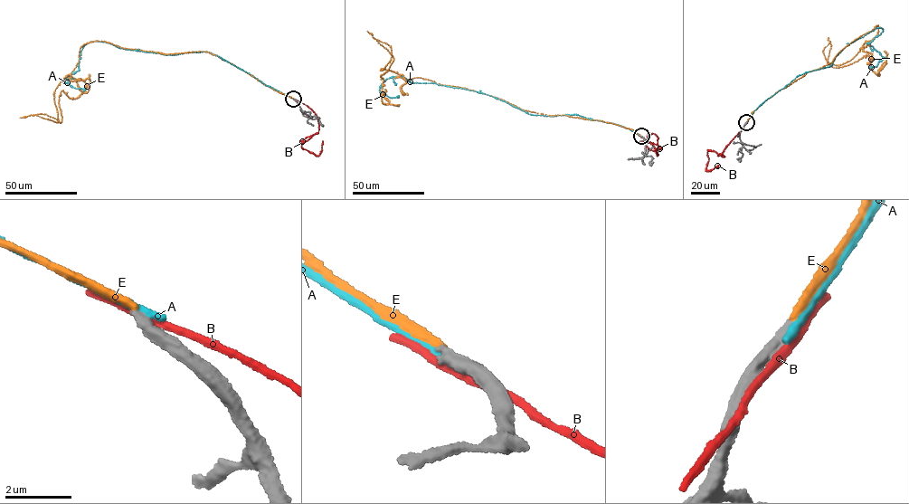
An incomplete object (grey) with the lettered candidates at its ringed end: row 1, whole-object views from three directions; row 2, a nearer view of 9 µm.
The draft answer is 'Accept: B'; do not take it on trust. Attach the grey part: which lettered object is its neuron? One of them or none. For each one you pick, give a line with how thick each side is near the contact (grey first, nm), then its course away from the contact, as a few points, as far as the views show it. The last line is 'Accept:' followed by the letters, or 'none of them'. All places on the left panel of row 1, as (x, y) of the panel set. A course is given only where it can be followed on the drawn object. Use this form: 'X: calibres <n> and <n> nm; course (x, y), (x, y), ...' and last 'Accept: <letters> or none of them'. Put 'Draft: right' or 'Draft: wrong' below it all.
Accept: none of them
Draft: wrong

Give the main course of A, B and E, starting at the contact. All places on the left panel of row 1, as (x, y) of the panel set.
A: (294, 99), (210, 52), (165, 55), (125, 49), (97, 40), (83, 46), (78, 71), (63, 80), (85, 90)
B: (294, 99), (312, 110), (317, 121), (317, 133), (303, 143), (301, 147), (318, 155), (322, 140)
E: (293, 99), (208, 52), (96, 41), (57, 122), (34, 115), (61, 122), (68, 75)

